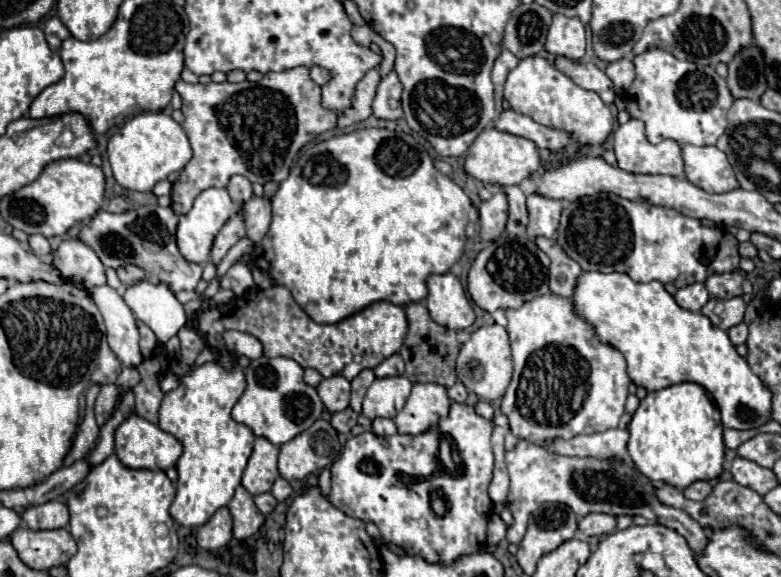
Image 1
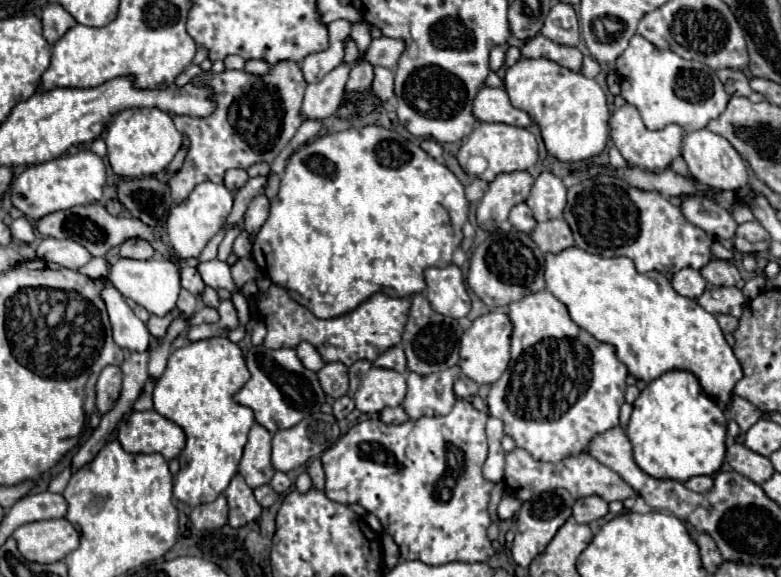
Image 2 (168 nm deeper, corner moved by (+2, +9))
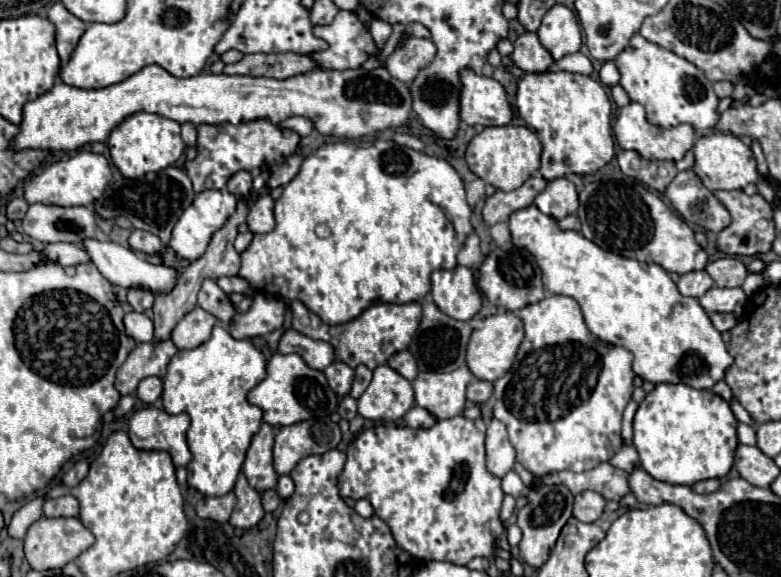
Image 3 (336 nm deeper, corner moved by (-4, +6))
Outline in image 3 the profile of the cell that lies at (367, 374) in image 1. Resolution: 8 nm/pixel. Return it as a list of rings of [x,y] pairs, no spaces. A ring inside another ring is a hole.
[[[358,366],[356,368],[356,376],[354,376],[354,382],[352,382],[352,390],[350,390],[350,396],[352,398],[360,398],[362,392],[368,388],[372,380],[372,370],[368,366]]]

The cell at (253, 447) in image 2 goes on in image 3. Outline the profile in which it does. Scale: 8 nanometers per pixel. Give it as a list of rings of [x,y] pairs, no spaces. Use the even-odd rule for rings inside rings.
[[[264,422],[260,430],[254,434],[252,444],[246,452],[246,462],[242,466],[242,472],[246,474],[250,486],[254,486],[254,490],[258,492],[276,488],[278,482],[278,474],[272,464],[272,446],[274,446],[274,428]]]

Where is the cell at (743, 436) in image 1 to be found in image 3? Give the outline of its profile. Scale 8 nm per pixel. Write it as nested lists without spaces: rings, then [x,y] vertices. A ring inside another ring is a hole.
[[[738,422],[738,442],[754,446],[756,444],[756,430],[752,426],[748,426],[748,424]]]

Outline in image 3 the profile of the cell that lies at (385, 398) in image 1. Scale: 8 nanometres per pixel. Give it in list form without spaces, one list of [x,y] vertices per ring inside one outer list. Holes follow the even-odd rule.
[[[386,364],[374,370],[370,386],[358,398],[358,414],[372,422],[400,420],[412,406],[412,384]]]

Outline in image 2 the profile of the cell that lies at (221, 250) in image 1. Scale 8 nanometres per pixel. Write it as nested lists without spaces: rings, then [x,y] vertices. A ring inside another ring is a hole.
[[[268,177],[248,179],[248,183],[234,195],[234,207],[232,207],[232,213],[230,213],[228,219],[226,219],[226,225],[228,225],[228,227],[236,225],[236,223],[244,217],[244,211],[246,211],[248,203],[250,203],[254,197],[262,195],[264,189],[266,189],[266,185],[268,185]]]

